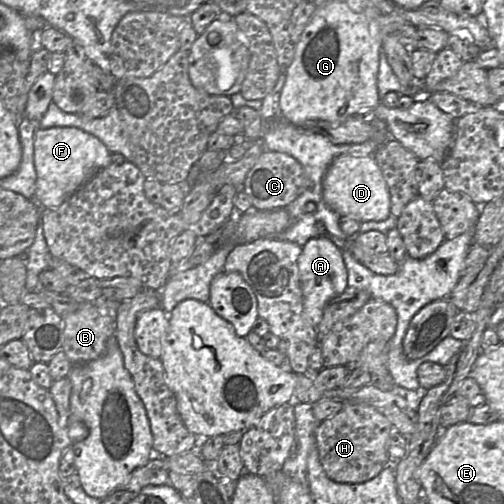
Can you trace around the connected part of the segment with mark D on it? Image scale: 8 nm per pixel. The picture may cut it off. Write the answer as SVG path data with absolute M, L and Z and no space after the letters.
M344 154L336 157L323 178L322 197L326 205L341 217L359 222L383 221L391 214L389 190L373 155L356 157Z

